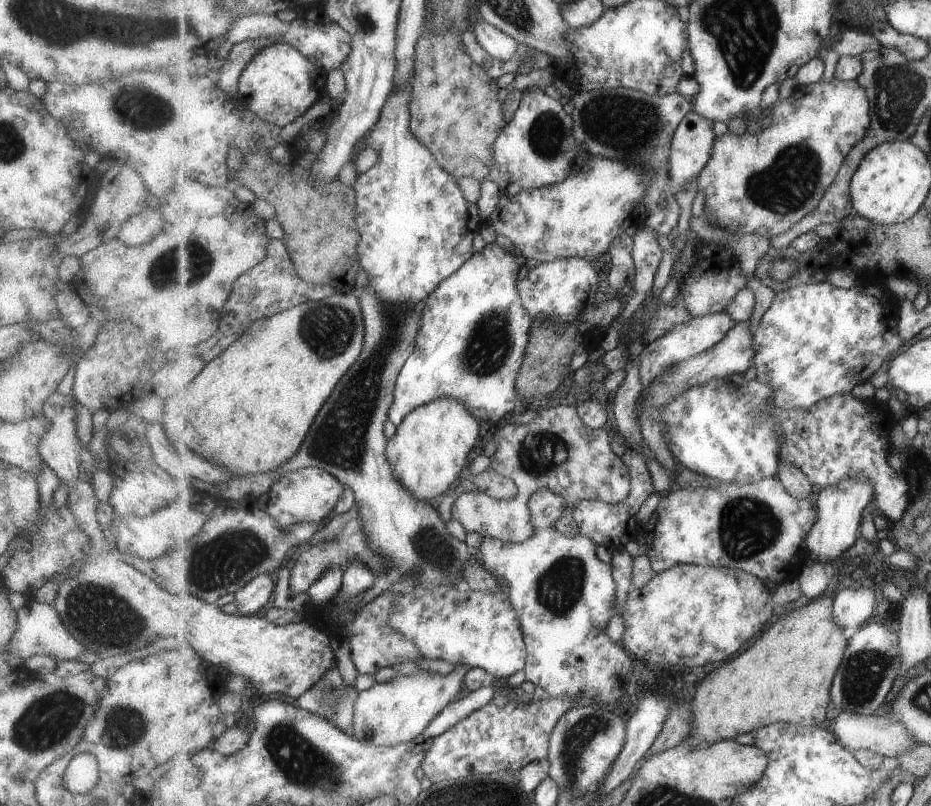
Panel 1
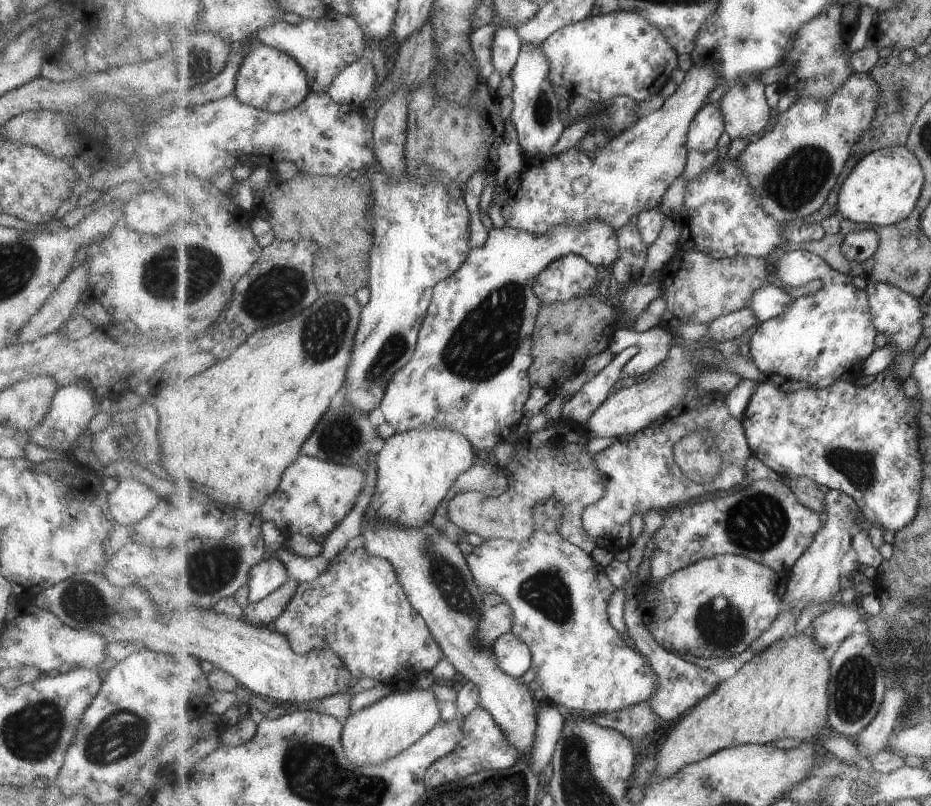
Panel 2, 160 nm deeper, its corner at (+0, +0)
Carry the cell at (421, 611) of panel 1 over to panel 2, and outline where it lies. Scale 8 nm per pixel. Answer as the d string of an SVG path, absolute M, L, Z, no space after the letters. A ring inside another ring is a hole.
M511 631L496 639L491 650L495 653L502 669L507 671L507 674L519 679L534 666L531 647Z

